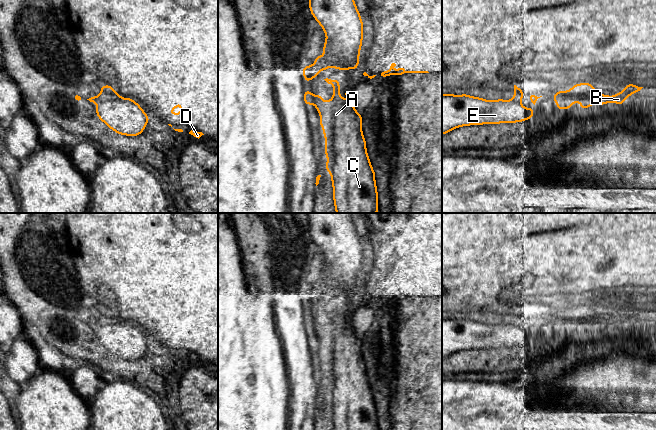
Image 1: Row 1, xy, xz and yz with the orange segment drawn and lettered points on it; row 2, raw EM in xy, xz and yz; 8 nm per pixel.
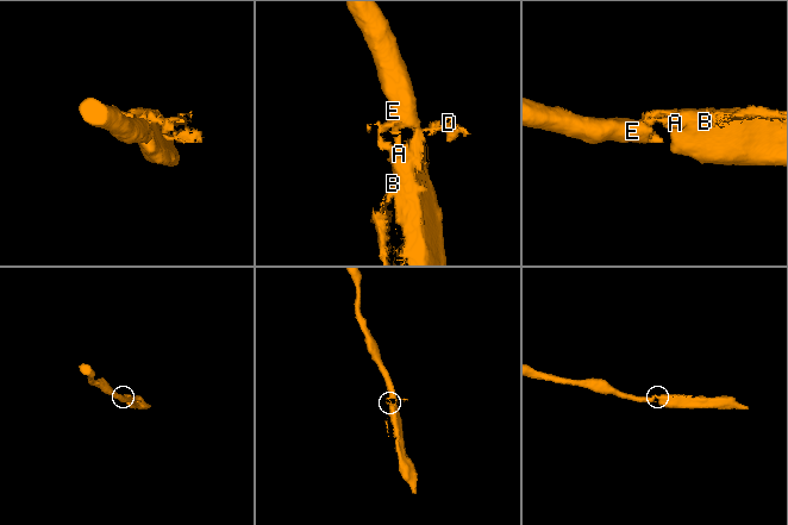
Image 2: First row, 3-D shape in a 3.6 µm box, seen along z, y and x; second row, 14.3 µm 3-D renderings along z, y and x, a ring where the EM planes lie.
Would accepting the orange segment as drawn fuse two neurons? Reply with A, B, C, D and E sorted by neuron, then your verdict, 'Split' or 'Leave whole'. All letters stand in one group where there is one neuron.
Groups: A B C D E. Leave whole

